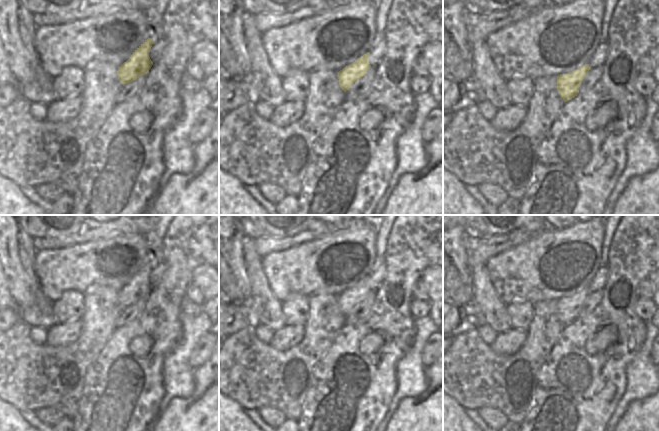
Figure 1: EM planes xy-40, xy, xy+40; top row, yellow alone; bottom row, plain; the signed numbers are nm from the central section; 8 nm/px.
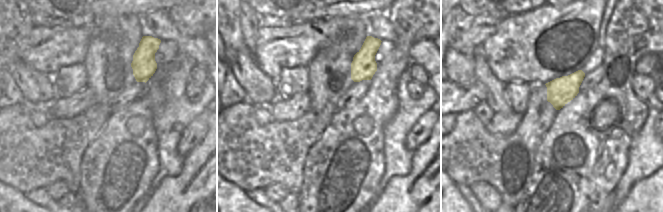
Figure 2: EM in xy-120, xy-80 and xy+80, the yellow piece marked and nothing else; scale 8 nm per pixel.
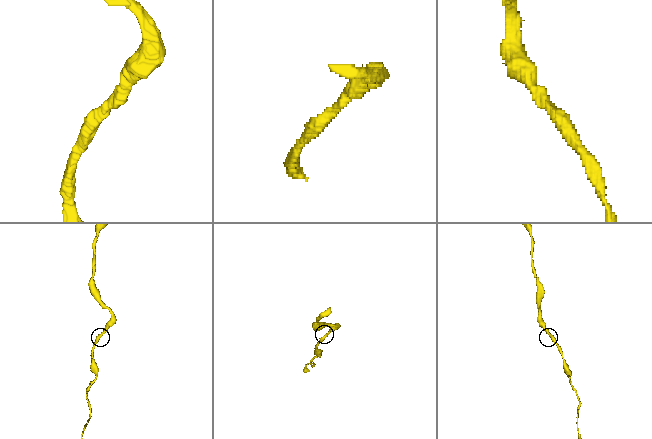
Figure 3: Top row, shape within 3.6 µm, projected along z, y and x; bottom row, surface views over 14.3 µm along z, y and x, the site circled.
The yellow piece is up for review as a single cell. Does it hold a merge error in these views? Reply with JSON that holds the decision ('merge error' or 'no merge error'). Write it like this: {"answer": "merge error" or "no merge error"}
{"answer": "no merge error"}

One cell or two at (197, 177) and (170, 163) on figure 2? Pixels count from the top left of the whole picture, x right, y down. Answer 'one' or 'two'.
two

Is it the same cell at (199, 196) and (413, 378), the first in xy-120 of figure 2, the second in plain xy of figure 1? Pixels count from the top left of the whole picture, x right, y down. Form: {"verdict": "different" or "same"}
{"verdict": "different"}

